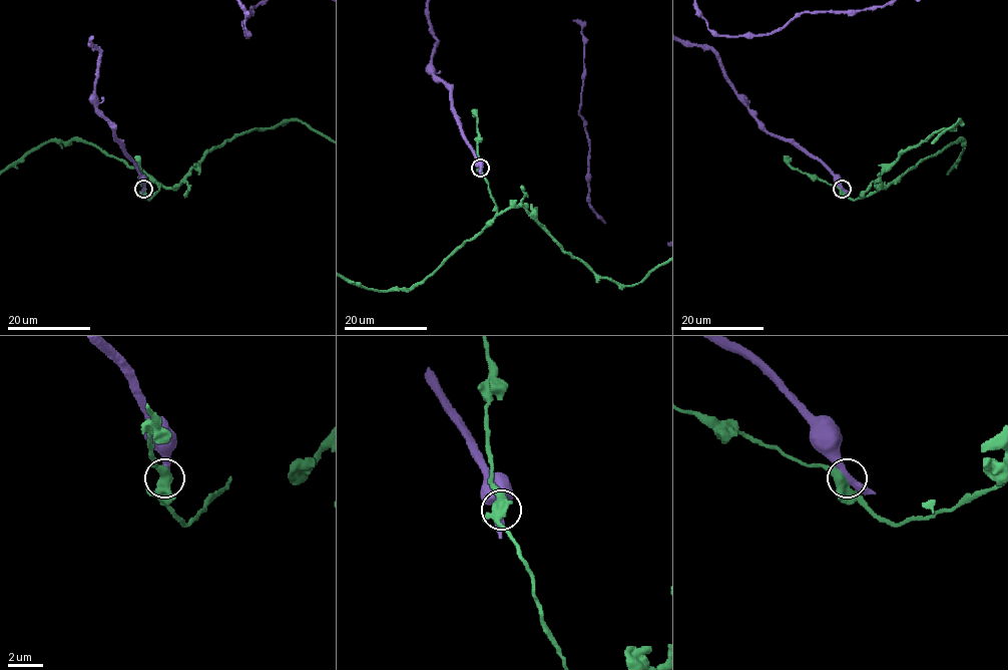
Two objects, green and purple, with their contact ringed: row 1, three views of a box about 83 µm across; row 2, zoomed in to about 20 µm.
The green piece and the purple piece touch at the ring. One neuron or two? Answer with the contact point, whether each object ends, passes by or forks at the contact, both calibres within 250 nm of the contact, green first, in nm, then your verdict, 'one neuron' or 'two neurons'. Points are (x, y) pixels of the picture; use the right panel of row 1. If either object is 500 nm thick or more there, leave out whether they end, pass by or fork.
place (842, 189); calibres 500 and 380 nm; two neurons

